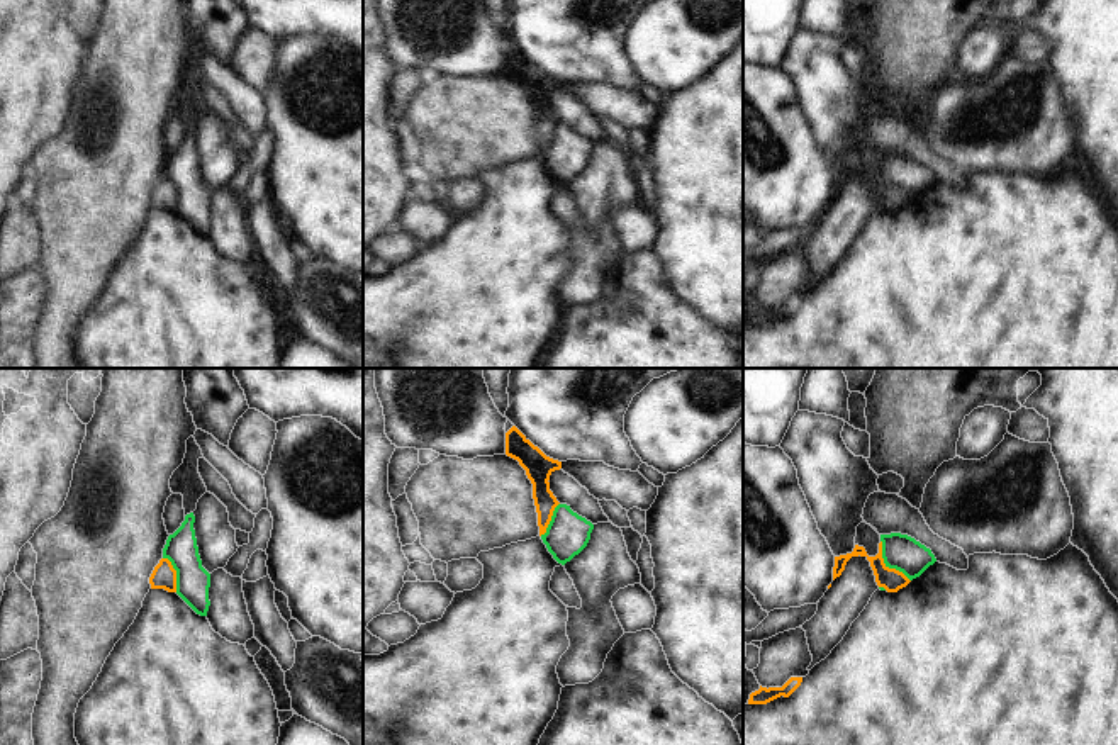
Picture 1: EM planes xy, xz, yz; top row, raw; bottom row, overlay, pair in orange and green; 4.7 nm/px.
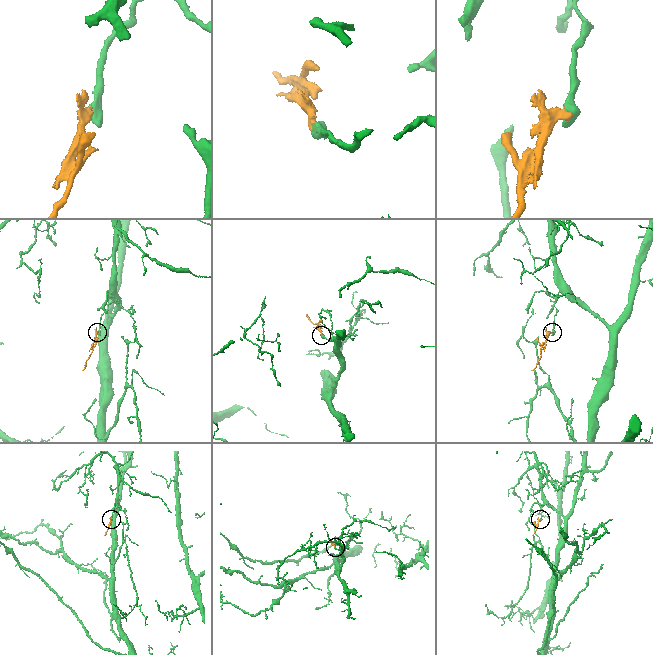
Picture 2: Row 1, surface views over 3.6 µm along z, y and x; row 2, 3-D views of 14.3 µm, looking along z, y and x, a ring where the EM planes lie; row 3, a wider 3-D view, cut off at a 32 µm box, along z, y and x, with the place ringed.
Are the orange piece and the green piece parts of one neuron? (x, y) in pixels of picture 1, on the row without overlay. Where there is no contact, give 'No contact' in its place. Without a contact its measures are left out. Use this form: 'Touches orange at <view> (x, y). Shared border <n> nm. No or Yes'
Touches orange at yz (884, 184). Shared border 240 nm. No

